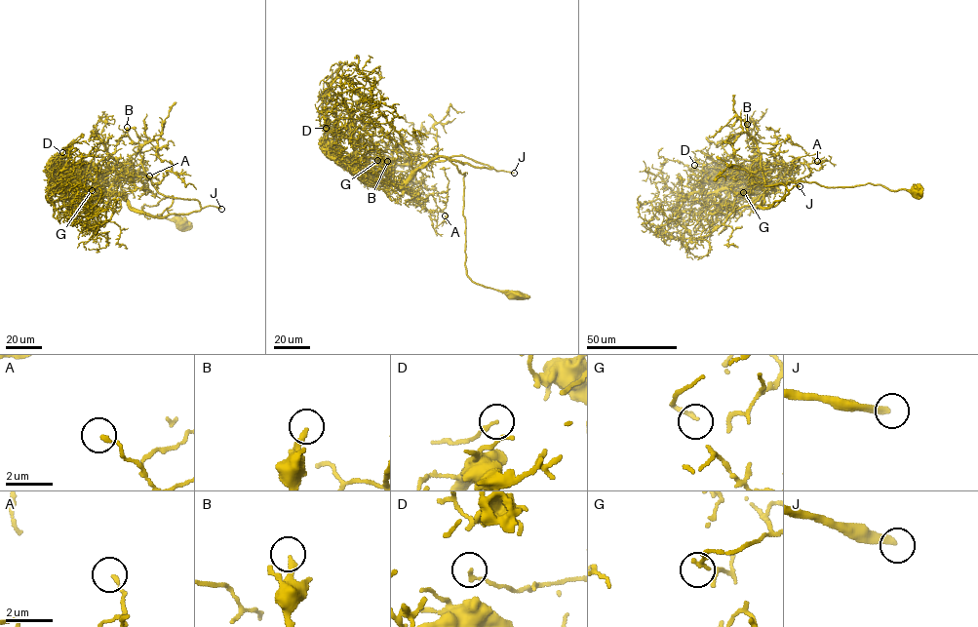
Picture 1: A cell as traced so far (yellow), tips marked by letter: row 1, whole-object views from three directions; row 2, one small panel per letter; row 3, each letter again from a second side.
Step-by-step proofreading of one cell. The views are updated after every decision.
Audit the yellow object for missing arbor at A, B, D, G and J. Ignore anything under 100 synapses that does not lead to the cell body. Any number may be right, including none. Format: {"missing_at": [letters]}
{"missing_at": ["J"]}

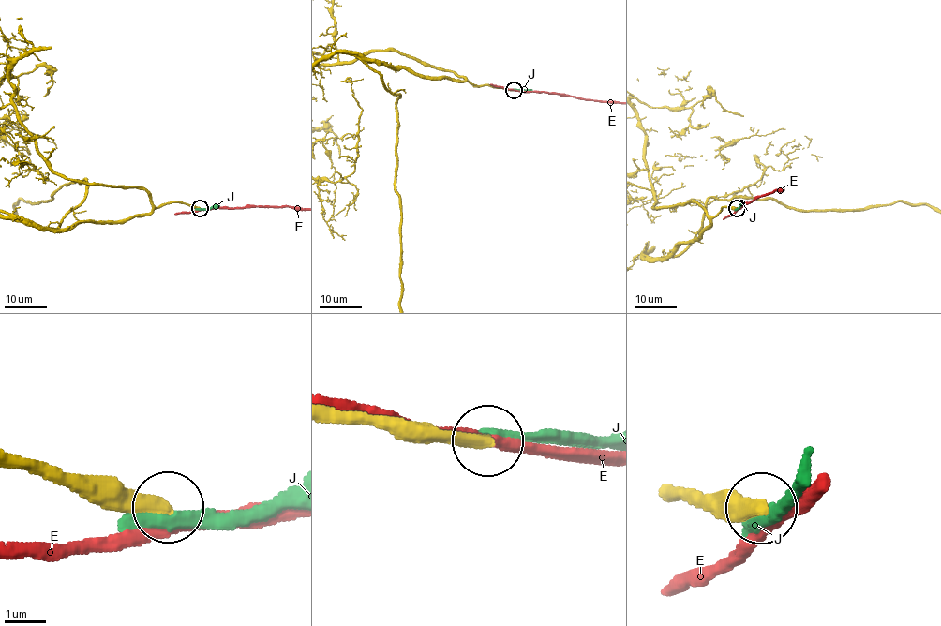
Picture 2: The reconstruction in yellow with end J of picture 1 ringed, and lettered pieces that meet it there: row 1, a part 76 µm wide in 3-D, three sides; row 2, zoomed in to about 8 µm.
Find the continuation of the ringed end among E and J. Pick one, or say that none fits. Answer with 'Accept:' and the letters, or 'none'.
Accept: none

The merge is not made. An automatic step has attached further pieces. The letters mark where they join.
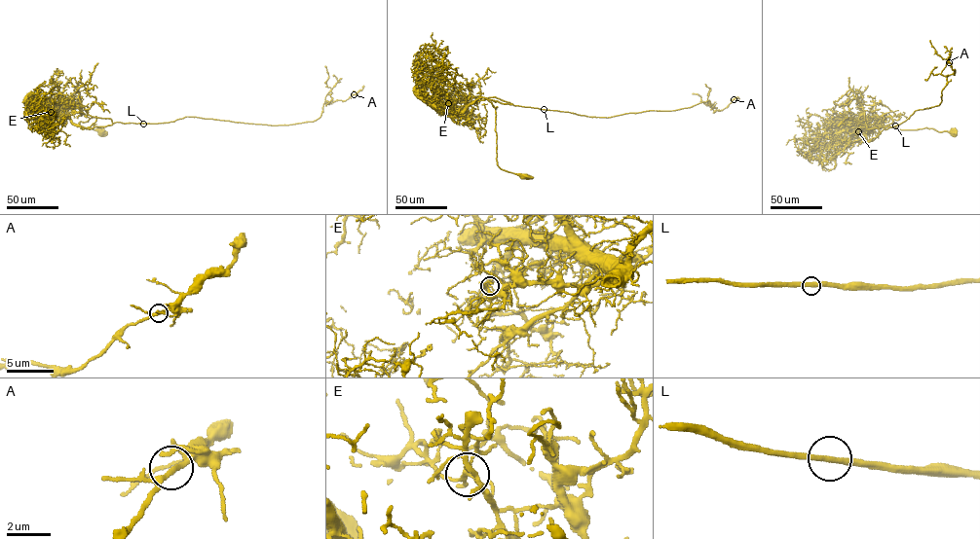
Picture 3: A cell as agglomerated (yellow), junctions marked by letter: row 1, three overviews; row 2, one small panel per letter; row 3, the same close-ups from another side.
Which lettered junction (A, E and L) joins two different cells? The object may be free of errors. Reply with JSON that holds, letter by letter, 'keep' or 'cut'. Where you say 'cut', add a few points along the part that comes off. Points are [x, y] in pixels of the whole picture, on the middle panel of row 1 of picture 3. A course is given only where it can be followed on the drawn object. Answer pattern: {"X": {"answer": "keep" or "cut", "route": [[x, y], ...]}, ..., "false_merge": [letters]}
{"A": {"answer": "keep"}, "E": {"answer": "cut"}, "L": {"answer": "keep"}, "false_merge": ["E"]}

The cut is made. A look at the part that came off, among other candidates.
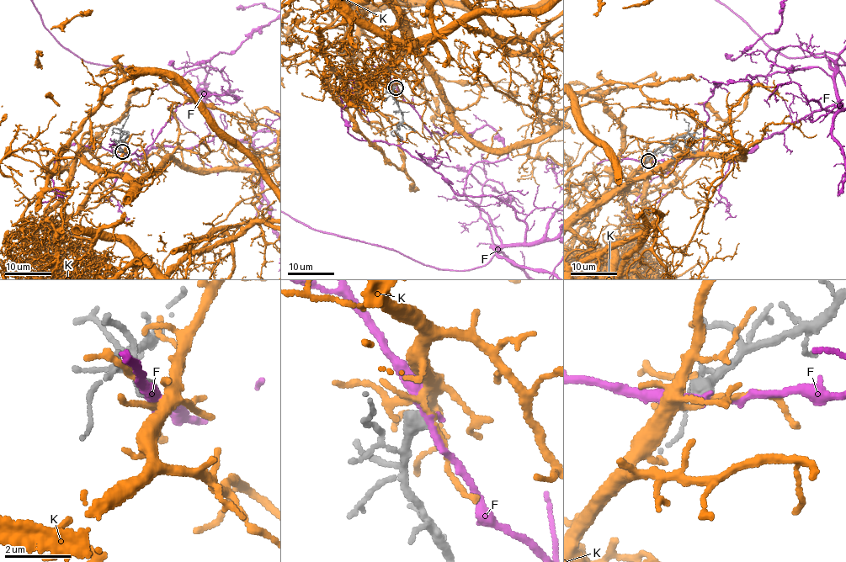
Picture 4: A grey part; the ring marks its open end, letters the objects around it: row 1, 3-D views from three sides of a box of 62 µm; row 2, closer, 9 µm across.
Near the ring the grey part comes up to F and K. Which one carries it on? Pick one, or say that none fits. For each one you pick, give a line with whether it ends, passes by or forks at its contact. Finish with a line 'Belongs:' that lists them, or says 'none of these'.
Belongs: none of these

